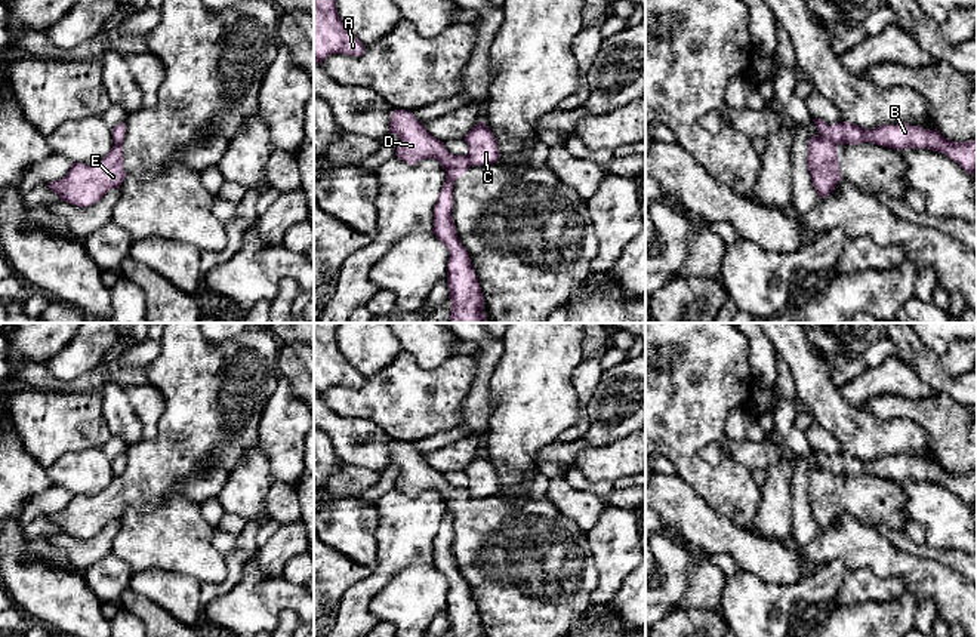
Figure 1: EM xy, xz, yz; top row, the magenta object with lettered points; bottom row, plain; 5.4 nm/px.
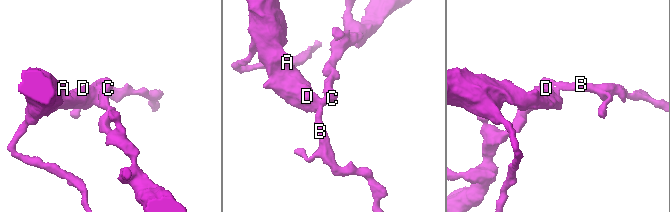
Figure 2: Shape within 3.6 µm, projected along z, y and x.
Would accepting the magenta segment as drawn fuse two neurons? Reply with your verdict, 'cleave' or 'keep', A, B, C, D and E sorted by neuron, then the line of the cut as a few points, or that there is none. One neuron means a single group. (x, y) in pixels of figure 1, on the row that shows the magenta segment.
cleave; groups A D E / B C; cut yz (825, 135), (837, 144)

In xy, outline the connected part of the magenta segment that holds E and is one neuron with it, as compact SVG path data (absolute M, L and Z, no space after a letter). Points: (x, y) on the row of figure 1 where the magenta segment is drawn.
M123 142L114 144L108 154L95 164L73 163L59 181L49 182L61 200L80 207L98 203L111 188L120 188L126 170L123 166Z

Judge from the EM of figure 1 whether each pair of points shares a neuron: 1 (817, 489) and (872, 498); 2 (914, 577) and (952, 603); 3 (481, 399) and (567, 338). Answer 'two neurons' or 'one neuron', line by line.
1: one neuron
2: one neuron
3: two neurons

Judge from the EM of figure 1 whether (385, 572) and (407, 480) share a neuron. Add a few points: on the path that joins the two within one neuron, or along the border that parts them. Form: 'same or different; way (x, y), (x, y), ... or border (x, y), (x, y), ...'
different; border (395, 486), (409, 495), (424, 491), (440, 494)

